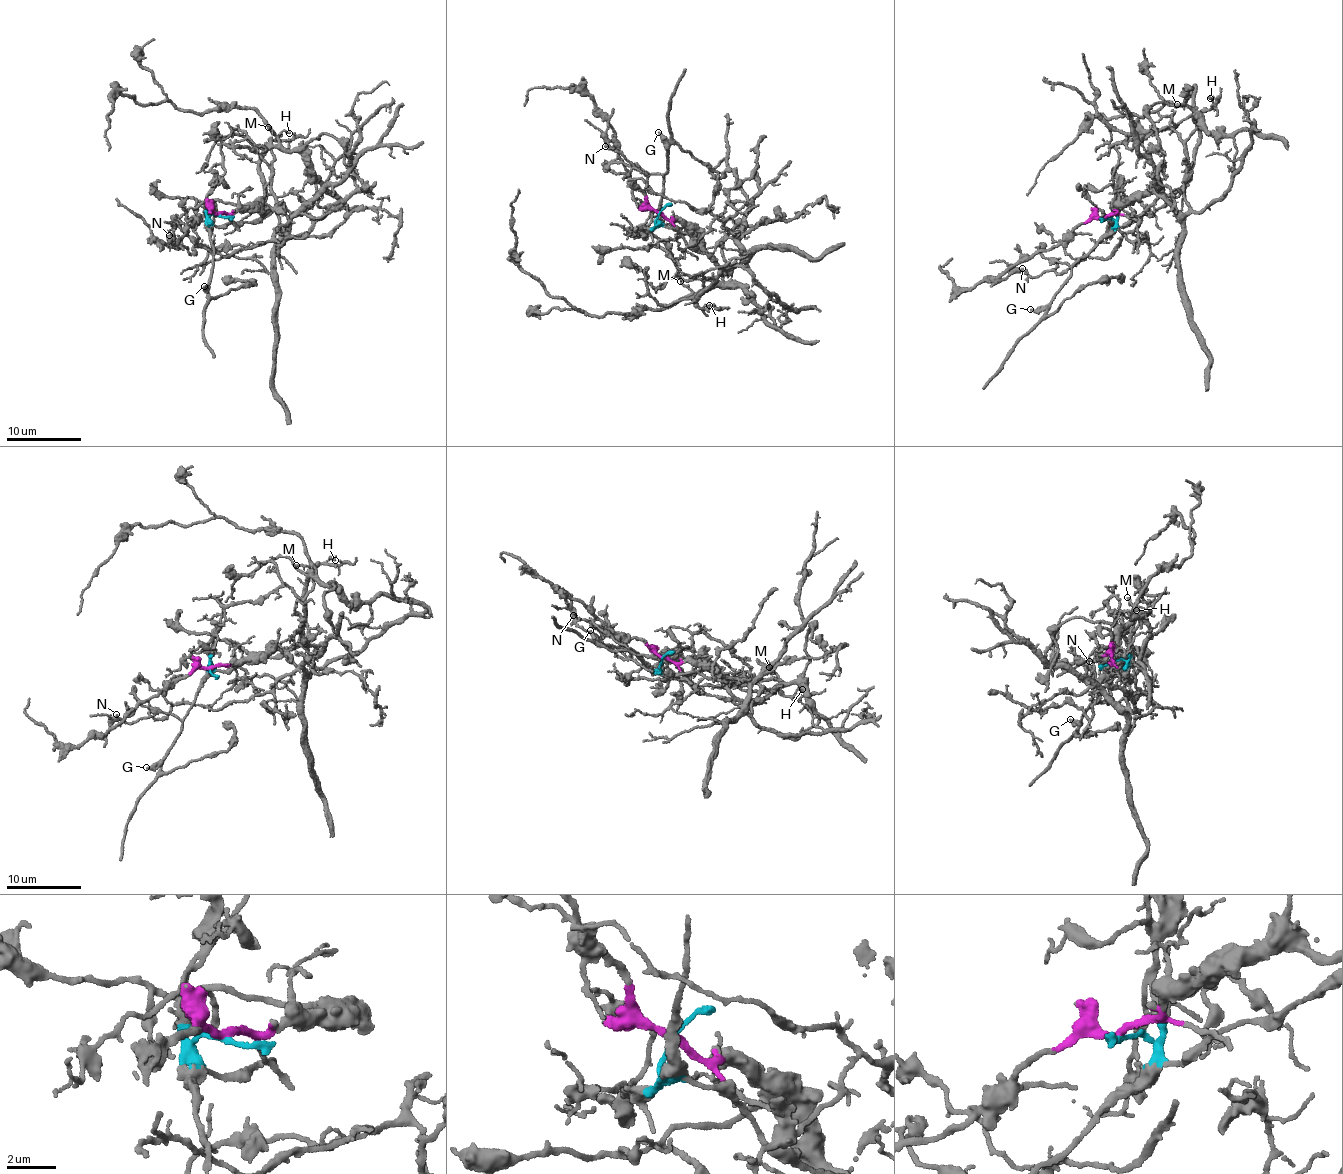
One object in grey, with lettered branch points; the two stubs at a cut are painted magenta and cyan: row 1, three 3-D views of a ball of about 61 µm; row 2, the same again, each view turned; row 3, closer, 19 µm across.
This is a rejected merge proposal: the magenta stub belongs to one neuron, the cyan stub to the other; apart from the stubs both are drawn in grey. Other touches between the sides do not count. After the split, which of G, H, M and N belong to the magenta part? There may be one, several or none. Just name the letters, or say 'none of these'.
H, M, N

